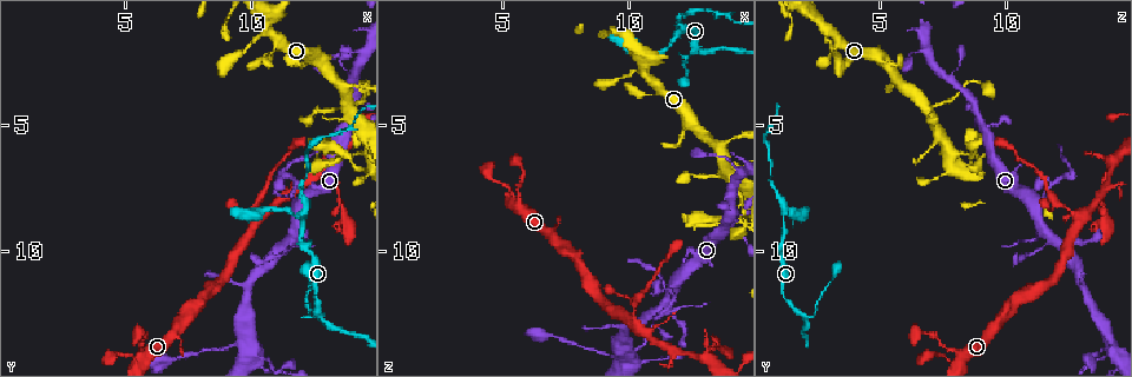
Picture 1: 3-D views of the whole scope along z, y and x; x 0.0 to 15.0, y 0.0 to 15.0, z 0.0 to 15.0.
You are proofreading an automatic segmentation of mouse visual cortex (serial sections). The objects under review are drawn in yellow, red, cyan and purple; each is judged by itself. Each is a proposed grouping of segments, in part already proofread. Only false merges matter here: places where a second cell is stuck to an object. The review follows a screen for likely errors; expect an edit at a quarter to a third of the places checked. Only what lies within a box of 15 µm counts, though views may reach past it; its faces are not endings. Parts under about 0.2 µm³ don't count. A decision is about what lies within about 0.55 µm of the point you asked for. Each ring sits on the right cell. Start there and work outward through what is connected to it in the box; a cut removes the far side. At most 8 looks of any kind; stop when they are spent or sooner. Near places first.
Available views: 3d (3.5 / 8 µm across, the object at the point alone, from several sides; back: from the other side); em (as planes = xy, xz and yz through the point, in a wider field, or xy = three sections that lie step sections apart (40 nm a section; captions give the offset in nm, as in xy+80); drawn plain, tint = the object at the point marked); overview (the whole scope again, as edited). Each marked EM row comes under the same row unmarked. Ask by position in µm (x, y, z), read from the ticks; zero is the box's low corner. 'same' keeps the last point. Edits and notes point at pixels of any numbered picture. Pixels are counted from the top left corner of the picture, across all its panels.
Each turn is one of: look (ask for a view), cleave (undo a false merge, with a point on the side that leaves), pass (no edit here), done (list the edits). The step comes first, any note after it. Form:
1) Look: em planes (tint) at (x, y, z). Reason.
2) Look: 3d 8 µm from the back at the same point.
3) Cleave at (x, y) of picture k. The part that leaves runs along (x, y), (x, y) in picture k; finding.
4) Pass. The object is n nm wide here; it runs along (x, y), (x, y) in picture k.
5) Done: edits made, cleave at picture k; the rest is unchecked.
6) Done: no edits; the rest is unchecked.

Look: 3d 3.5 µm at (12.0, 8.5, 1.2). A fork.

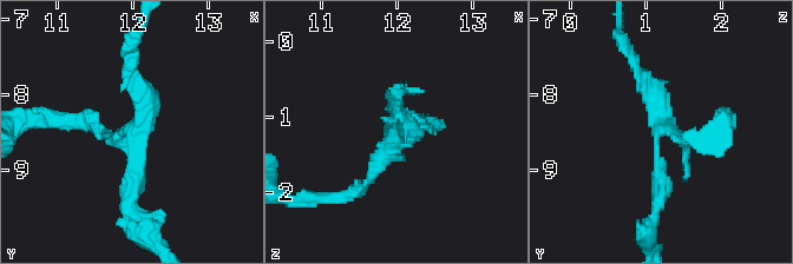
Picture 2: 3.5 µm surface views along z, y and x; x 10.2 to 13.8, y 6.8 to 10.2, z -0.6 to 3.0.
Look: em xy step 5 (tint) at (12.00, 8.50, 1.15). Now the EM.

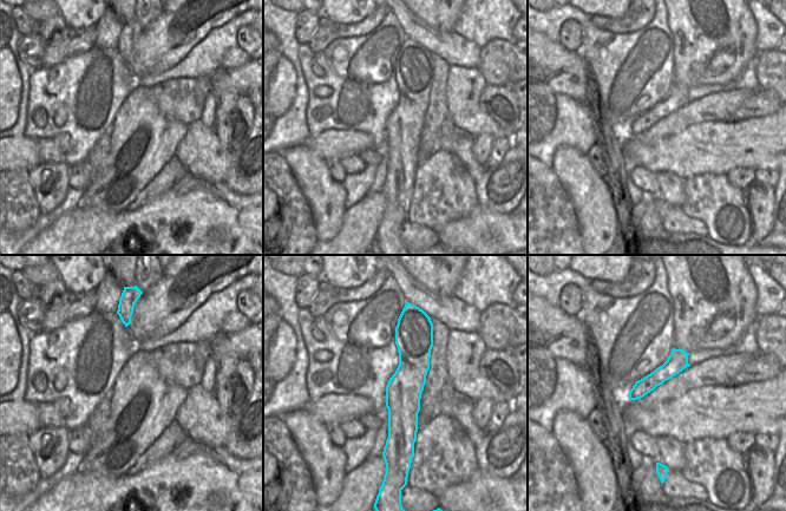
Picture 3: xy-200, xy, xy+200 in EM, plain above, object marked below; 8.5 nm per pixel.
Pass. The object is 300 nm wide here; it runs along (656, 209), (659, 130), (716, 126) in picture 2; all the same cell.

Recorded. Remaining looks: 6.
Look: 3d 8 µm at (13.9, 6.2, 8.6). A narrow waist.

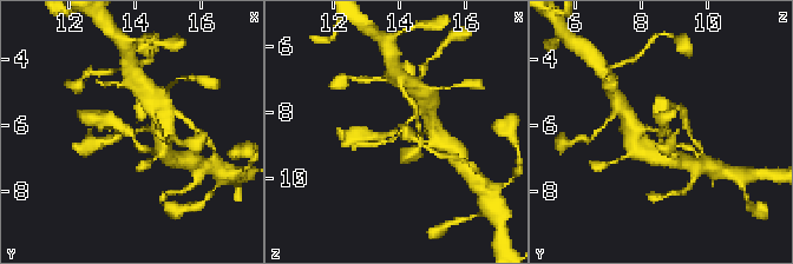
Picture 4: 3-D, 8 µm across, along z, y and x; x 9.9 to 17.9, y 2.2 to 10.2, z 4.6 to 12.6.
Look: 3d 3.5 µm at (14.0, 6.2, 8.7). Closer look.

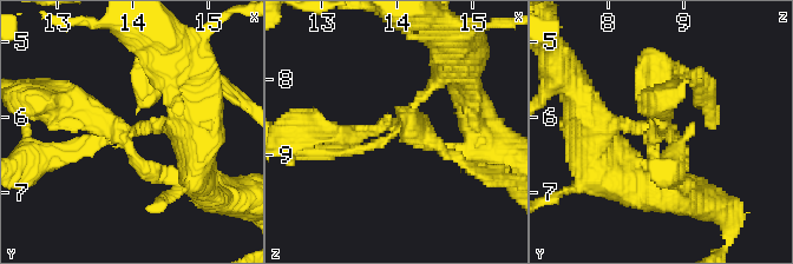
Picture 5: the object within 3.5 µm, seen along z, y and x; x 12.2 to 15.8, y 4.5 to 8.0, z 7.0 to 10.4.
Look: em xy step 3 (tint) at (14.00, 6.20, 8.65).

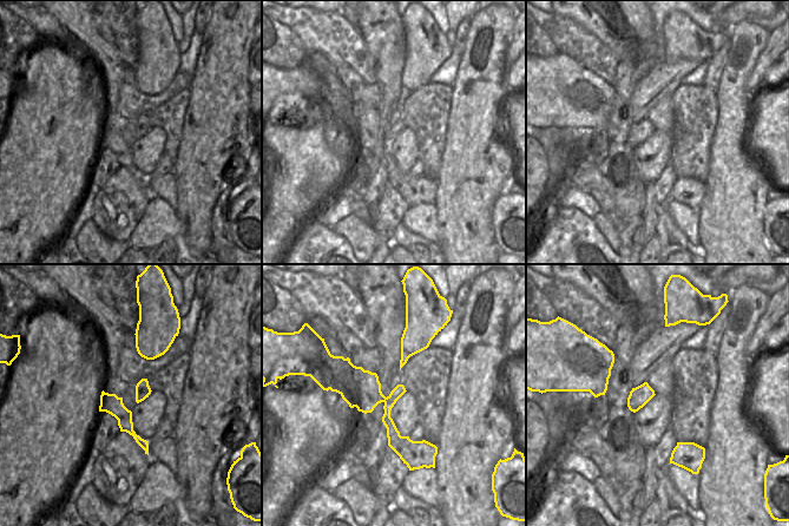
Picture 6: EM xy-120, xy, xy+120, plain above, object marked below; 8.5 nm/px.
Pass. It runs along (333, 387), (381, 398), (392, 432), (429, 446) in picture 6; continuous, no second cell.

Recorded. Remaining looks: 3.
Look: 3d 3.5 µm at (10.3, 8.7, 13.0). Side arm on a straight run.

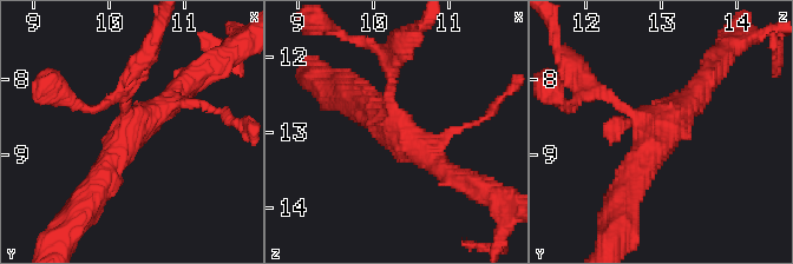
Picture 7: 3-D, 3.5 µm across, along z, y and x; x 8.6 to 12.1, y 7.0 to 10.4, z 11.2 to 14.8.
Look: em xy step 2 (tint) at (10.30, 8.70, 12.95). 3 arms meet here; the arms are 150, 350, 400 nm wide; need the tissue.

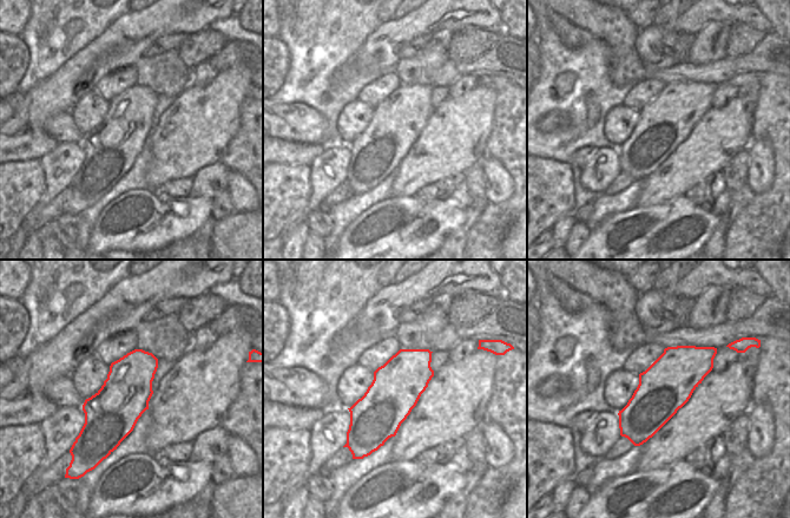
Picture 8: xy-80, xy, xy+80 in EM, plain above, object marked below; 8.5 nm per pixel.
Cleave at (117, 93) of picture 7. Two cells meet here.

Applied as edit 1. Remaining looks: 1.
Done: edits made, cleave at picture 7; the rest is unchecked.

